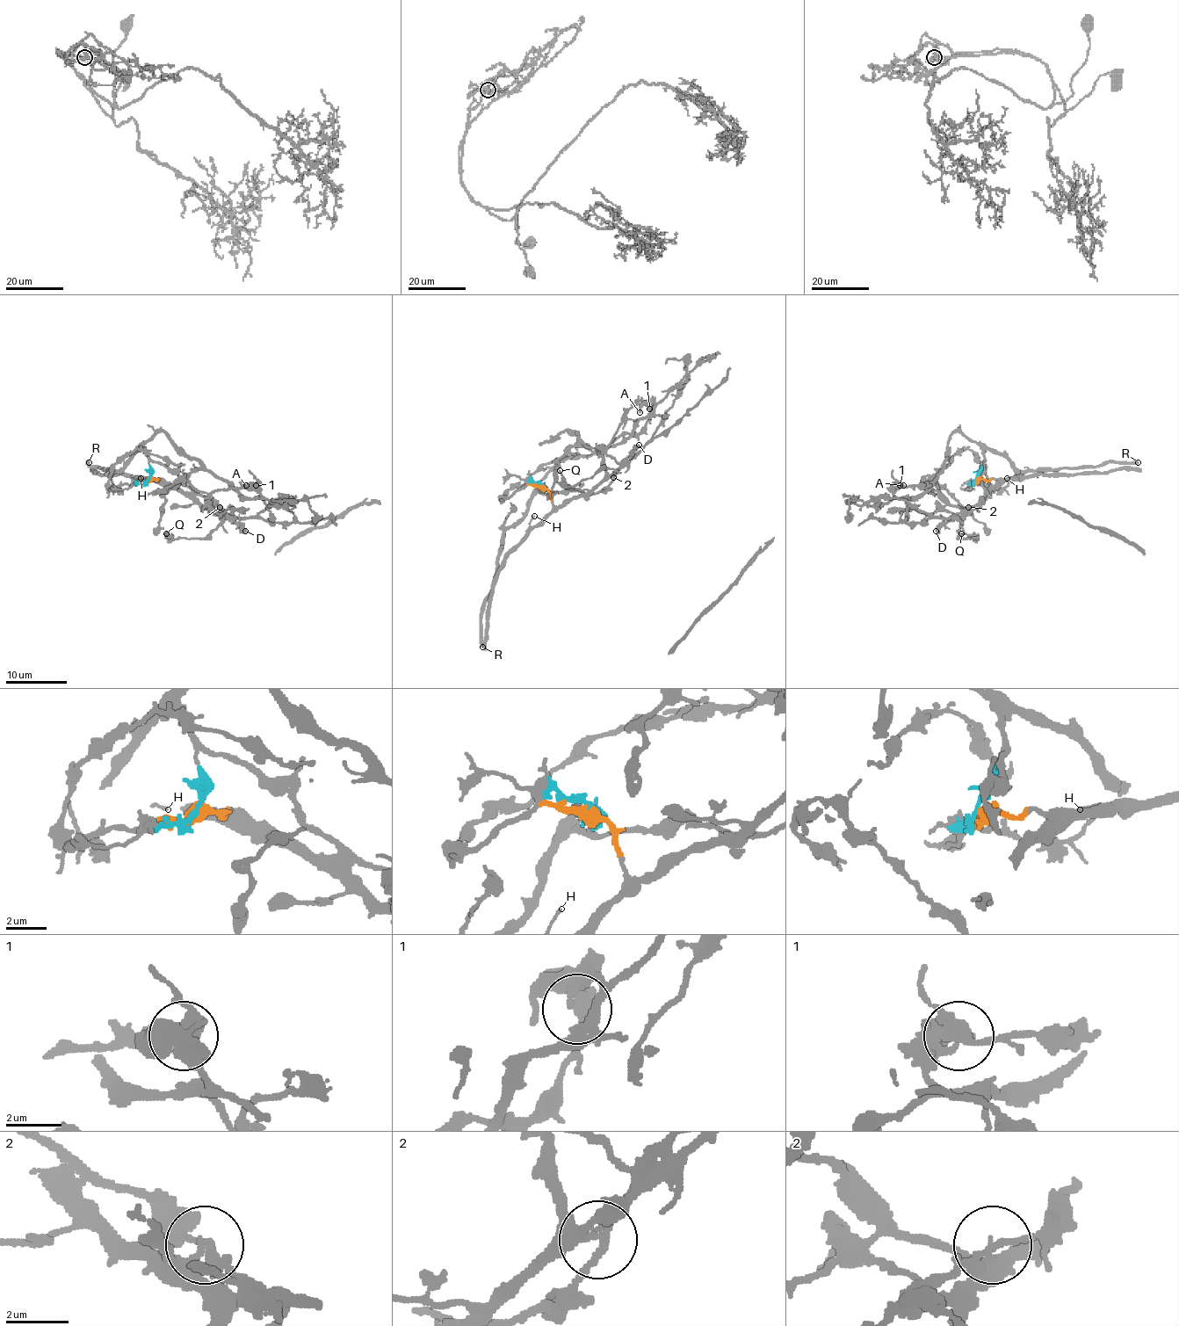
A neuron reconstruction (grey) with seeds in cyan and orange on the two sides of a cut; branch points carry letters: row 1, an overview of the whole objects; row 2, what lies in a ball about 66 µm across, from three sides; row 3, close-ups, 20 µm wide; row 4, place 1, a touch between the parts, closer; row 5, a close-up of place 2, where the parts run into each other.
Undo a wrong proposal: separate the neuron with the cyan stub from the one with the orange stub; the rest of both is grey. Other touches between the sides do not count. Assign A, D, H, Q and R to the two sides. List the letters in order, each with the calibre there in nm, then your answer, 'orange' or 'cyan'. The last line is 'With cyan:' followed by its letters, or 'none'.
A: 240 nm | orange
D: 500 nm | cyan
H: 110 nm | orange
Q: 140 nm | orange
R: 280 nm | cyan
With cyan: D, R

